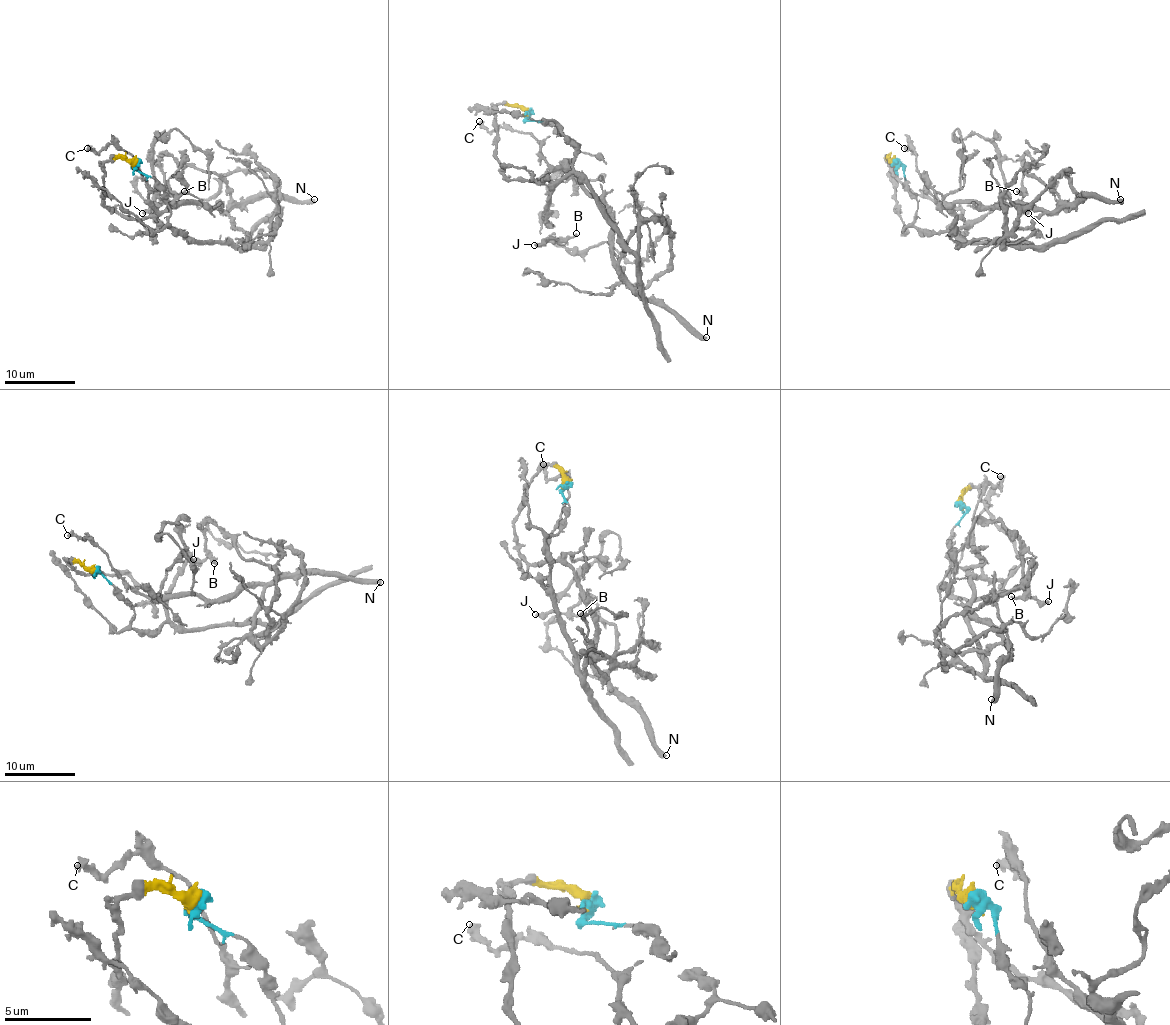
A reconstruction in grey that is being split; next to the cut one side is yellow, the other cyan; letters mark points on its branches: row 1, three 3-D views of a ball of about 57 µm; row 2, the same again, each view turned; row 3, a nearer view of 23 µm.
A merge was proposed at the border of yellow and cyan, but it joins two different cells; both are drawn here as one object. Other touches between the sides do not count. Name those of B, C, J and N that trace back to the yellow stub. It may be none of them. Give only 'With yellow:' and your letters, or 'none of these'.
With yellow: B, C, J, N

